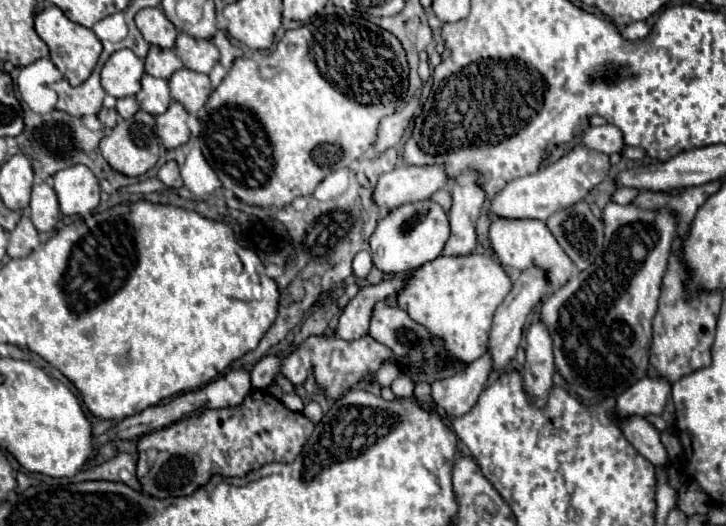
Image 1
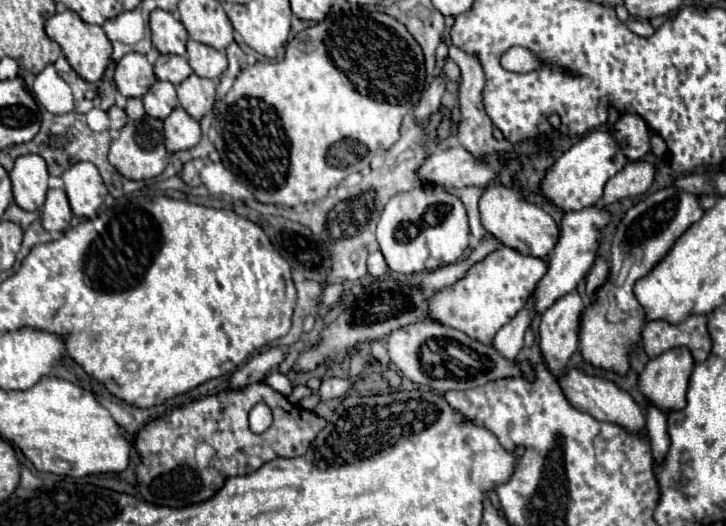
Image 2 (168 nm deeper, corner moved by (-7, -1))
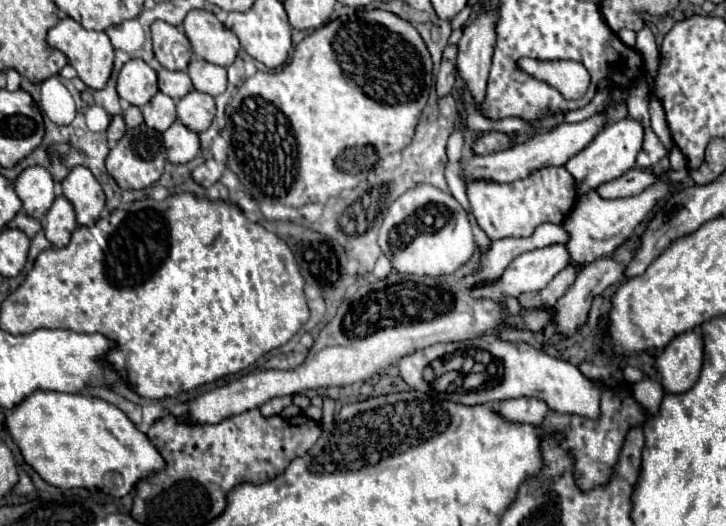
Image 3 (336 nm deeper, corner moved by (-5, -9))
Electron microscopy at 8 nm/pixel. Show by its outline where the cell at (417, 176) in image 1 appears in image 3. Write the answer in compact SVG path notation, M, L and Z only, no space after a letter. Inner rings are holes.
M599 113L593 115L585 121L579 123L561 123L557 125L553 131L547 133L537 133L531 139L513 145L511 149L505 151L495 151L495 153L487 153L487 155L467 155L461 159L461 173L465 181L495 181L495 183L511 183L517 179L525 179L527 175L545 169L545 167L553 167L553 165L565 165L565 161L569 161L569 157L573 157L575 153L583 151L591 139L603 129L607 115Z

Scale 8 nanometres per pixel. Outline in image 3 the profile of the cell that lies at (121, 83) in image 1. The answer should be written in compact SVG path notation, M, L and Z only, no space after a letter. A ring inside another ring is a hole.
M131 59L119 71L117 93L131 105L141 107L157 93L157 73L145 61Z

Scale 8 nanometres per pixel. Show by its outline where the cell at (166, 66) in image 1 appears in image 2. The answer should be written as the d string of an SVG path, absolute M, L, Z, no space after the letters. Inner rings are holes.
M159 55L155 63L155 75L161 81L169 81L173 85L179 85L193 73L191 65L187 63L185 57L179 55Z

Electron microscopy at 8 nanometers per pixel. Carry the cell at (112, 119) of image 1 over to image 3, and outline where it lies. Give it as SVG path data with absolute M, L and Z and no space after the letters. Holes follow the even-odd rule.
M115 115L107 127L107 137L109 137L109 141L119 141L123 137L123 133L125 133L125 121L121 115Z

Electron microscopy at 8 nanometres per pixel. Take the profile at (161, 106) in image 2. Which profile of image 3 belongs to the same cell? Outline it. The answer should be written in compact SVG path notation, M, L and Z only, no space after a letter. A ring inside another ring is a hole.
M161 91L147 105L141 107L141 113L143 113L145 123L155 131L169 129L169 125L177 119L175 101L169 95L161 93Z

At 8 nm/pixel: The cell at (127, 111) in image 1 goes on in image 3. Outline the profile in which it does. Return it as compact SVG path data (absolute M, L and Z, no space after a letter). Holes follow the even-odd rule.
M129 107L125 113L123 113L123 119L127 123L127 127L137 127L143 123L143 115L139 111L139 107Z

